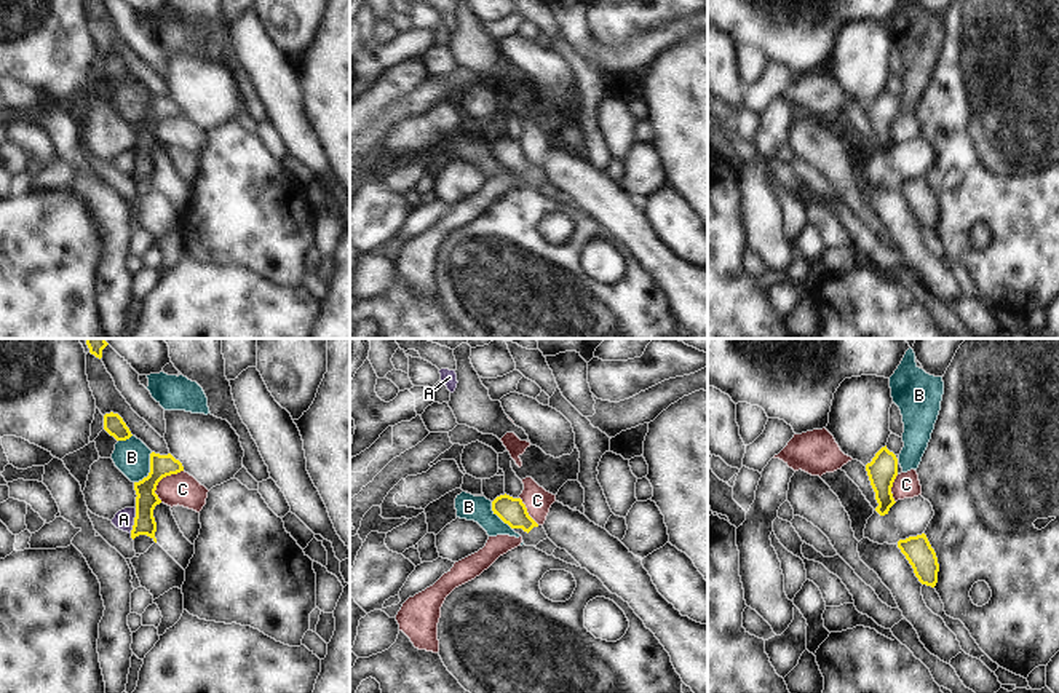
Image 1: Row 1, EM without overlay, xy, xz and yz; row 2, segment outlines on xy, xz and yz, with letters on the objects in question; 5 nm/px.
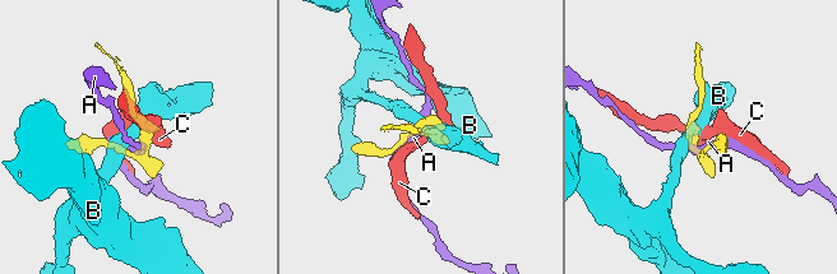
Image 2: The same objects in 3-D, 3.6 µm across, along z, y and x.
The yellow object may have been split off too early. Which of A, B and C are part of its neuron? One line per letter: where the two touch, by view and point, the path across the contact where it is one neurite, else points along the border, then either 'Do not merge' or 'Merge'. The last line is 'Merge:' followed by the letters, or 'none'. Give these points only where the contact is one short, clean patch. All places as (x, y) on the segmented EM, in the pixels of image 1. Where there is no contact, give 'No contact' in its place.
A: Touches yellow at xy (134, 521). Do not merge
B: Touches yellow at xy (150, 470). Boundary: xy (152, 452), (149, 473), (134, 483). Do not merge
C: Touches yellow at xy (160, 479). Boundary: xy (182, 470), (166, 475), (158, 483), (155, 494), (160, 502). Do not merge
Merge: none.

